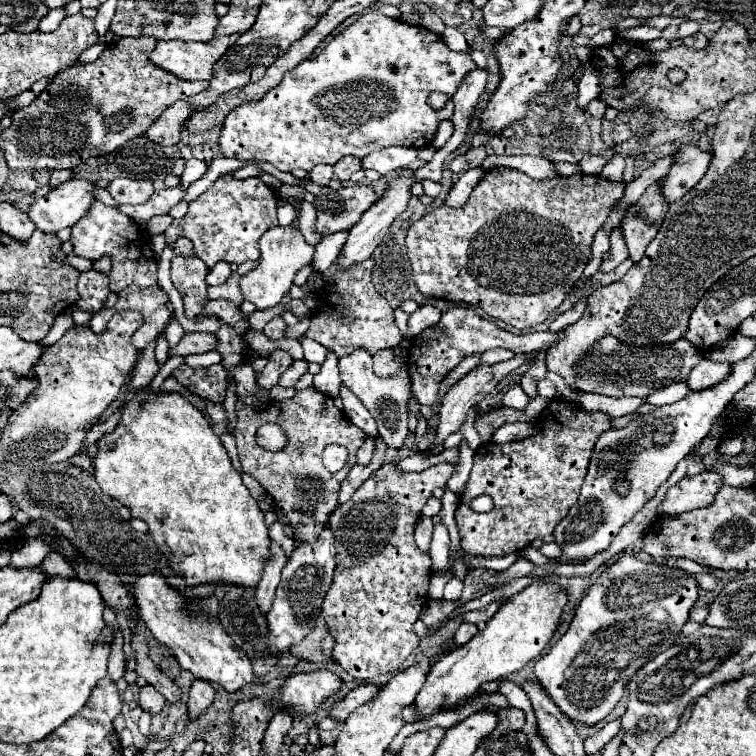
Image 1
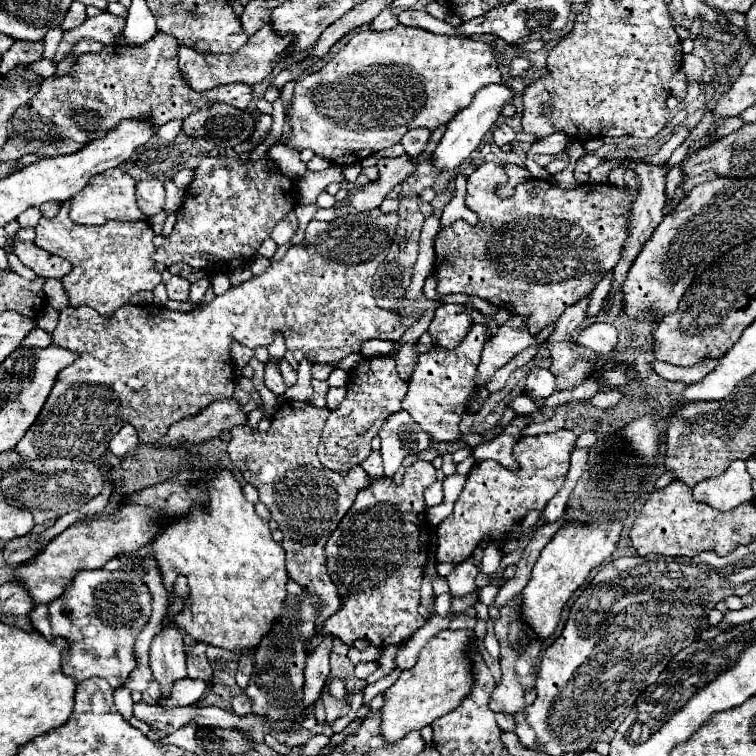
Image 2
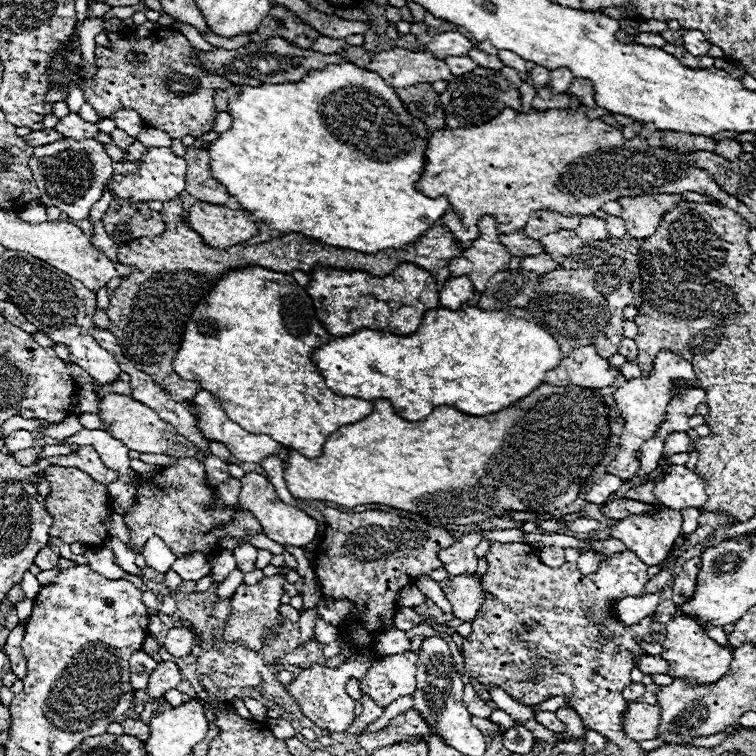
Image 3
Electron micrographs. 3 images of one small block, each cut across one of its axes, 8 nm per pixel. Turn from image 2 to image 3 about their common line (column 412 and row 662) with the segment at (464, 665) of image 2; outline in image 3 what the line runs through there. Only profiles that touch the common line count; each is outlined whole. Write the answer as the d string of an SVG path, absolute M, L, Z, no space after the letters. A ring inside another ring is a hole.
M676 616L666 624L666 638L660 642L664 652L660 658L664 658L670 666L670 676L672 678L682 678L688 680L688 684L712 684L718 682L730 668L732 662L732 646L724 648L716 644L708 634L702 630L698 622L692 622L688 616Z

